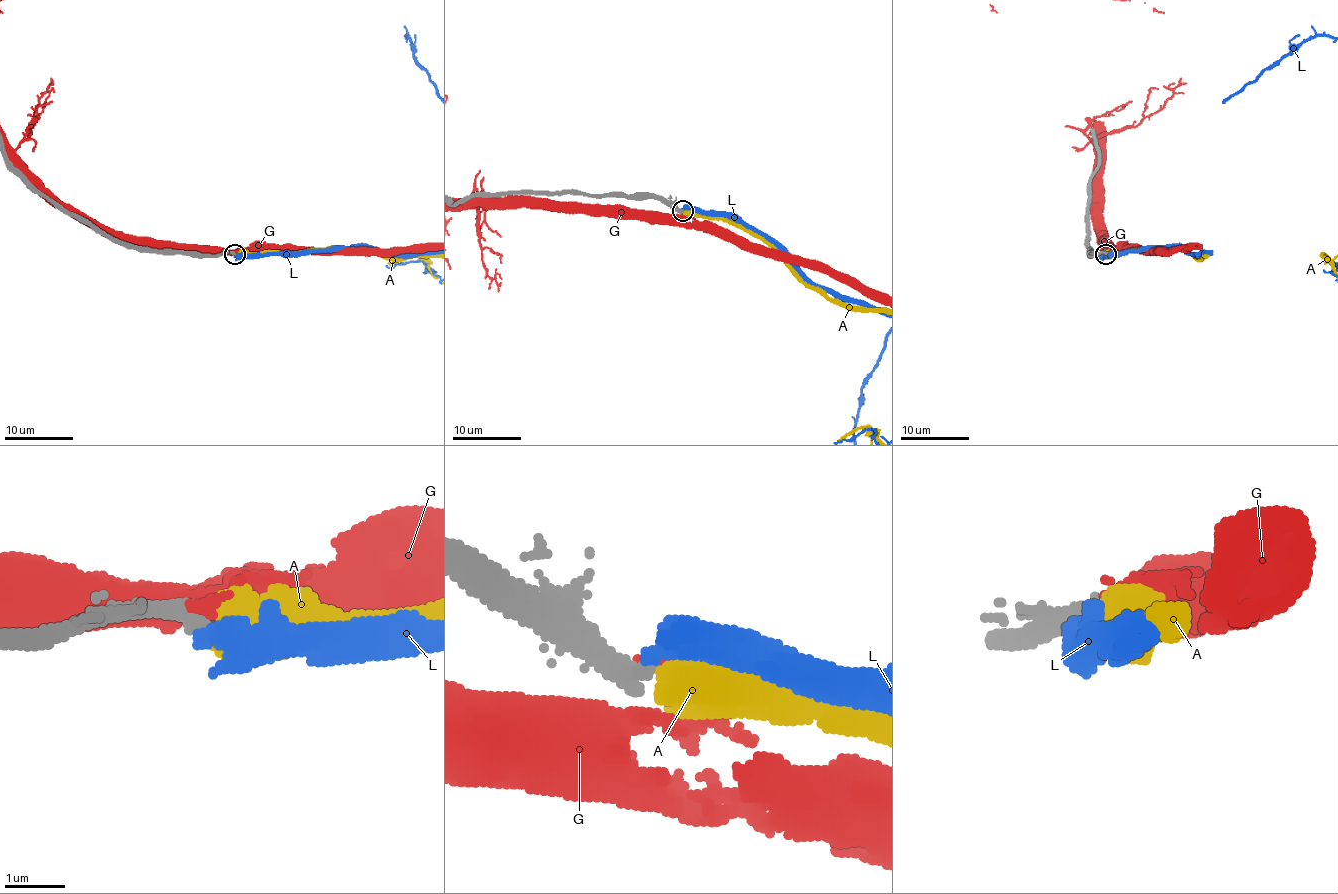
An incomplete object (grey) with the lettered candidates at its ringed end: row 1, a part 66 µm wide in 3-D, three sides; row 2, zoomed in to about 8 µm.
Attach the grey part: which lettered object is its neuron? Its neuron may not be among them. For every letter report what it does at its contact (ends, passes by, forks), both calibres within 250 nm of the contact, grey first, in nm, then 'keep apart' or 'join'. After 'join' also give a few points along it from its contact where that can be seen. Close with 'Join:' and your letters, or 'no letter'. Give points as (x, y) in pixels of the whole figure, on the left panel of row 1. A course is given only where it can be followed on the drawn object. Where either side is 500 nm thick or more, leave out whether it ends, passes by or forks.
A: 360/750 nm | join
G: it ends | 380/180 nm | keep apart
L: it ends | 360/460 nm | keep apart
Join: A

